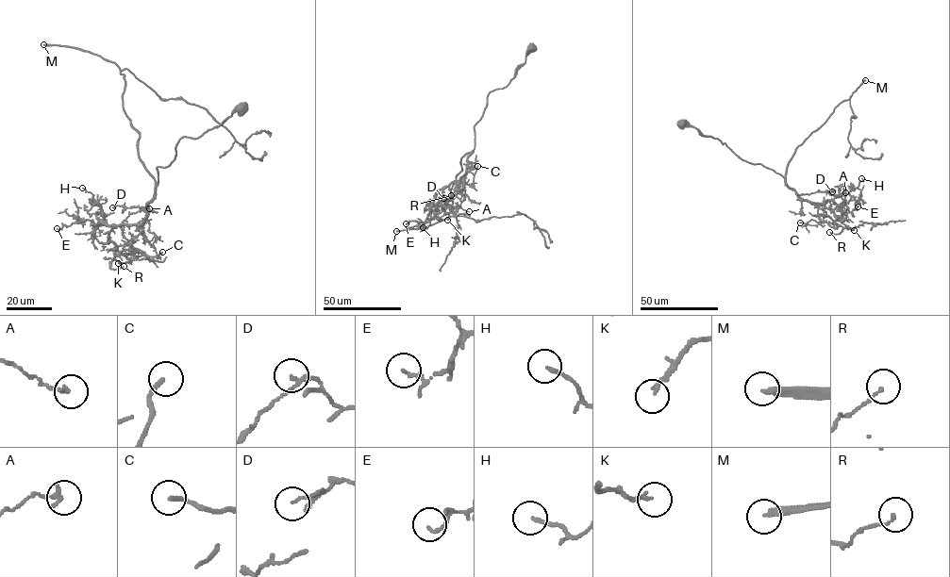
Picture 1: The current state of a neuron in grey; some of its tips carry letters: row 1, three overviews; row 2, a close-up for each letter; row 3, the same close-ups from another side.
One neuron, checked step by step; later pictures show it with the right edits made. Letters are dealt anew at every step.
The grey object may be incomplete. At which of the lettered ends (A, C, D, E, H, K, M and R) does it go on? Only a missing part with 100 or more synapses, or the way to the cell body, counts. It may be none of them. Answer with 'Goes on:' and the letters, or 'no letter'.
Goes on: M

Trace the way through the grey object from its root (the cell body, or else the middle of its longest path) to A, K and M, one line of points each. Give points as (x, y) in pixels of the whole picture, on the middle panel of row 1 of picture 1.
A: (532, 47), (509, 82), (488, 94), (464, 175), (442, 190), (450, 211), (458, 206), (469, 211)
K: (532, 47), (509, 82), (488, 94), (474, 126), (474, 147), (464, 175), (441, 194), (455, 216), (447, 220)
M: (532, 47), (509, 82), (488, 94), (474, 126), (474, 147), (461, 158), (451, 189), (449, 216), (396, 231)

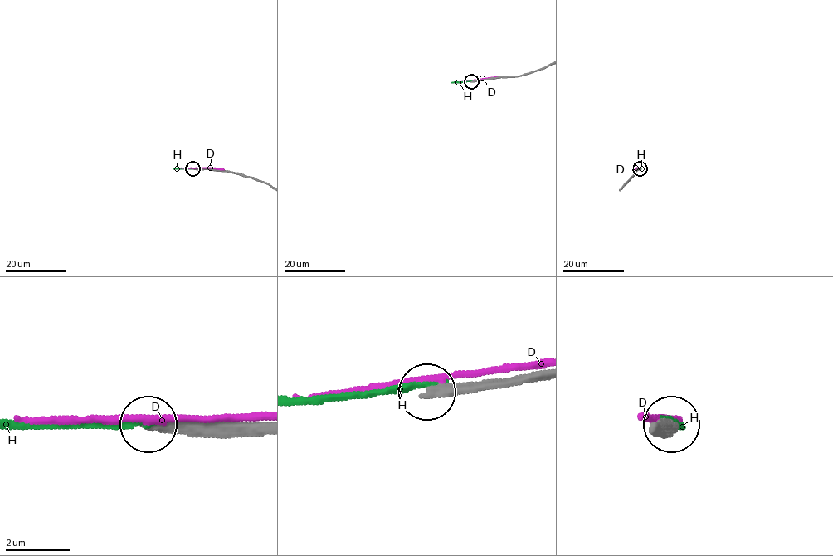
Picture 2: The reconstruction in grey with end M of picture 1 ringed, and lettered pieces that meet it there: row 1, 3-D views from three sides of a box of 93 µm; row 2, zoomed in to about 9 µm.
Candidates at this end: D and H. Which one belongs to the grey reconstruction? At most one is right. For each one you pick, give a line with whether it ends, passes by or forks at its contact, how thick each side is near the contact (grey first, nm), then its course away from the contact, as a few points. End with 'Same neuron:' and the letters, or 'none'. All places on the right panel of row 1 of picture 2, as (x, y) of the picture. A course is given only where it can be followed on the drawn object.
Same neuron: none

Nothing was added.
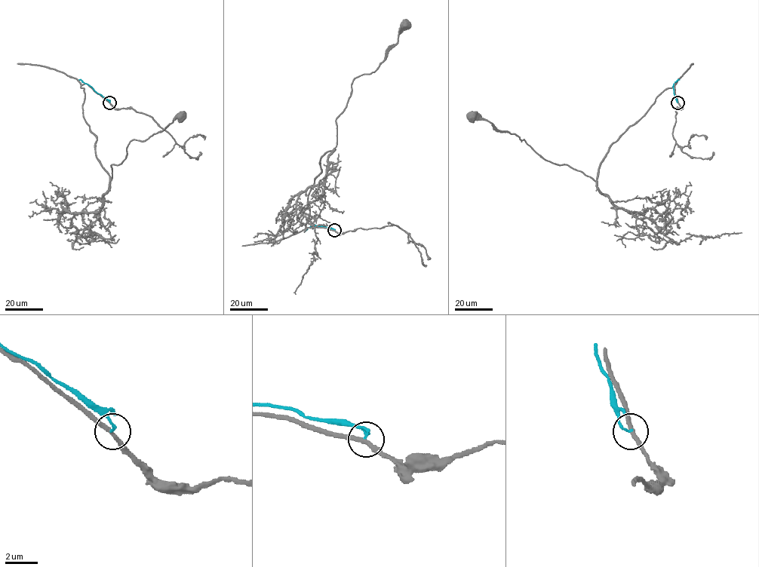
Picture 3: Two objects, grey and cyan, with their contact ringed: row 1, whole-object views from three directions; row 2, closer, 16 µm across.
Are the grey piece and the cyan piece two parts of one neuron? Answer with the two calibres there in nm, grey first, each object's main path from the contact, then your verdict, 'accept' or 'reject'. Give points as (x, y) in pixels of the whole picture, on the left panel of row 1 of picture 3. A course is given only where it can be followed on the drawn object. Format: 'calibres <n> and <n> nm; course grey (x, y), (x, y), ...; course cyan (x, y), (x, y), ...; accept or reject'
calibres 240 and 140 nm; course grey (109, 102), (81, 86), (83, 116), (109, 181), (111, 165), (124, 159), (128, 144), (181, 116); course cyan (109, 102), (79, 79); reject

